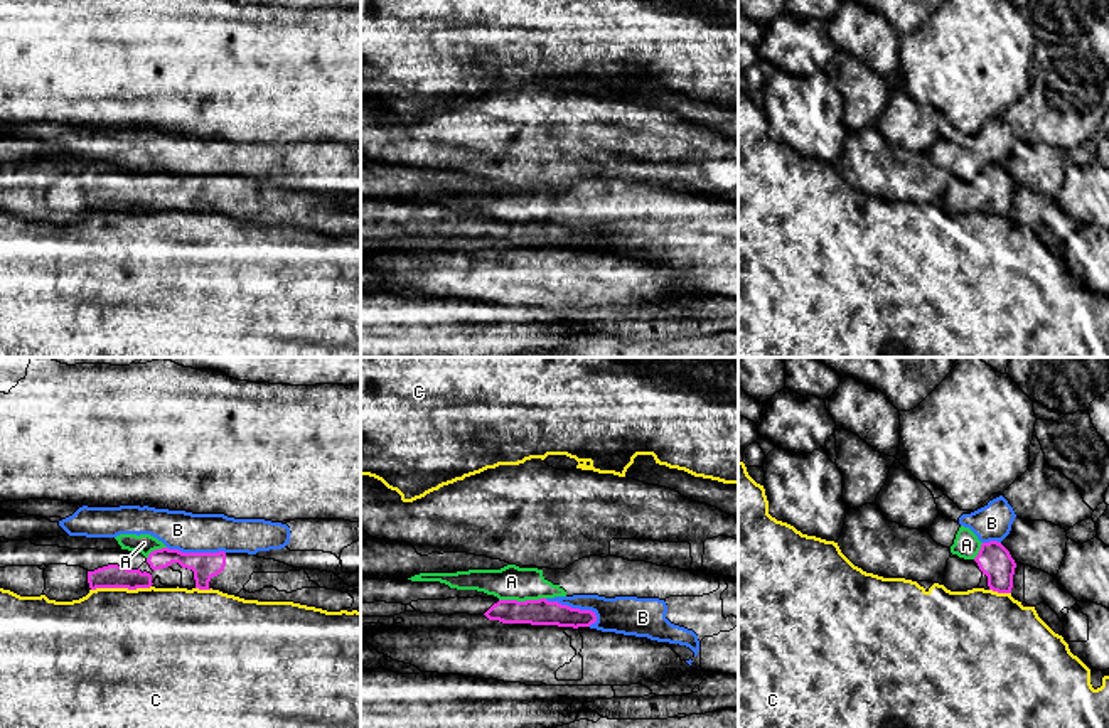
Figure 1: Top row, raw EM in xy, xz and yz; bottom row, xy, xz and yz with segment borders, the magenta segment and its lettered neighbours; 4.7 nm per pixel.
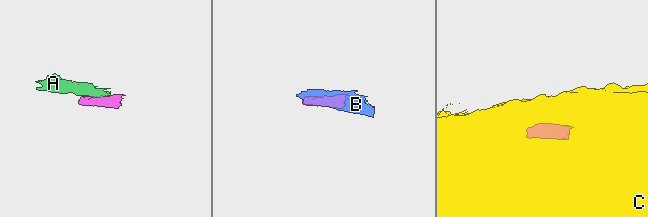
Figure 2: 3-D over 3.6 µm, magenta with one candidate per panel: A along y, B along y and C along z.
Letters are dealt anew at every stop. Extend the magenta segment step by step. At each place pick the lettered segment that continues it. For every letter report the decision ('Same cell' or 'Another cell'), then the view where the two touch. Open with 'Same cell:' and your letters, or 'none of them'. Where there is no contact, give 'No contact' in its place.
Same cell: none of them
A: Another cell. Touches magenta in xz
B: Another cell. Touches magenta in xz
C: Another cell. Touches magenta in xy

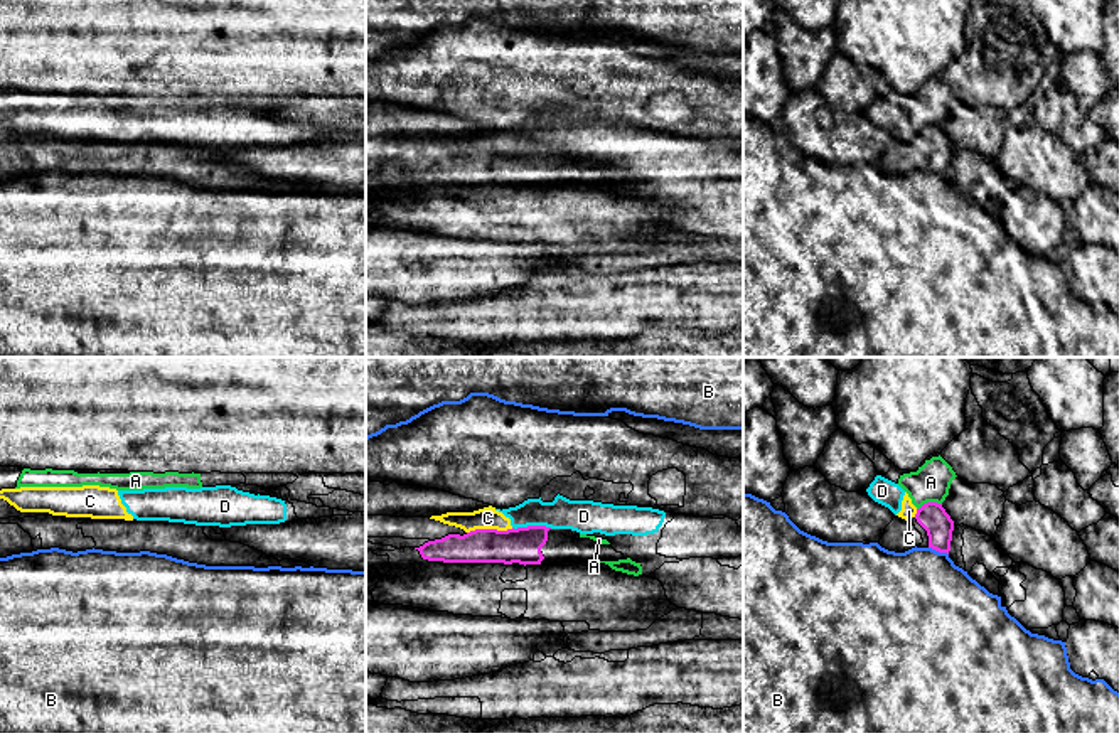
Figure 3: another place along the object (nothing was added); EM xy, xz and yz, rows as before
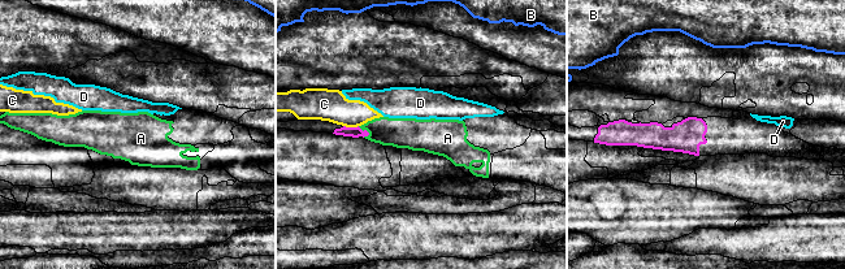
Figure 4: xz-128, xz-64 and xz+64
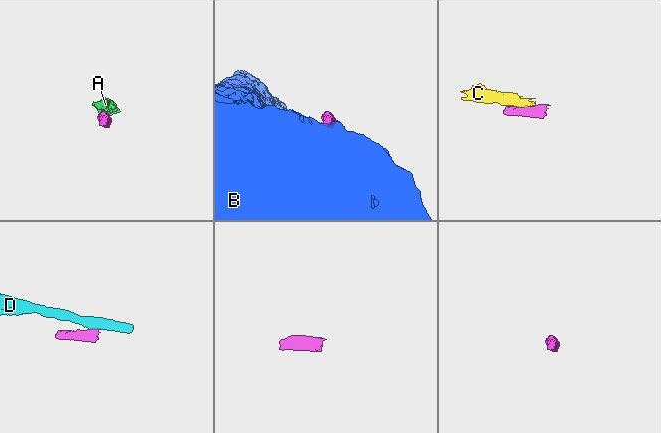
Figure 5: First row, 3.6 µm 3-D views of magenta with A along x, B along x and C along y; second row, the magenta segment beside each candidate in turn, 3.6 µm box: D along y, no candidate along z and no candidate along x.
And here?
Same cell: none of them
A: Another cell. Touches magenta in yz
B: Another cell. Touches magenta in yz
C: Another cell. Touches magenta in xz
D: Another cell. Touches magenta in xz

